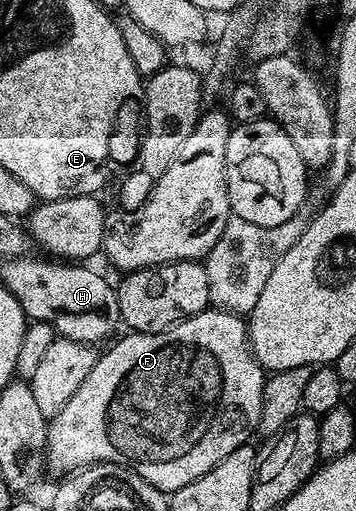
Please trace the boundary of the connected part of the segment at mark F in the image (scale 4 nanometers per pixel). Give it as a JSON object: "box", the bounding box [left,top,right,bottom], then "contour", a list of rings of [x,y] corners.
{"box":[45,307,265,495],"contour":[[[208,307],[202,313],[193,315],[173,327],[169,327],[160,333],[145,334],[128,332],[128,337],[123,337],[108,353],[98,354],[93,371],[85,375],[85,383],[77,387],[77,391],[61,407],[61,411],[50,418],[47,426],[47,448],[45,450],[45,465],[58,475],[70,475],[80,469],[86,469],[89,465],[124,465],[131,469],[141,479],[145,479],[155,489],[162,489],[164,494],[170,495],[193,483],[193,479],[201,479],[201,475],[208,473],[225,455],[237,451],[237,447],[248,444],[250,433],[256,432],[259,416],[261,415],[261,403],[263,402],[263,383],[265,370],[259,361],[251,353],[251,342],[247,335],[248,322],[238,313],[226,313],[224,309]]]}

